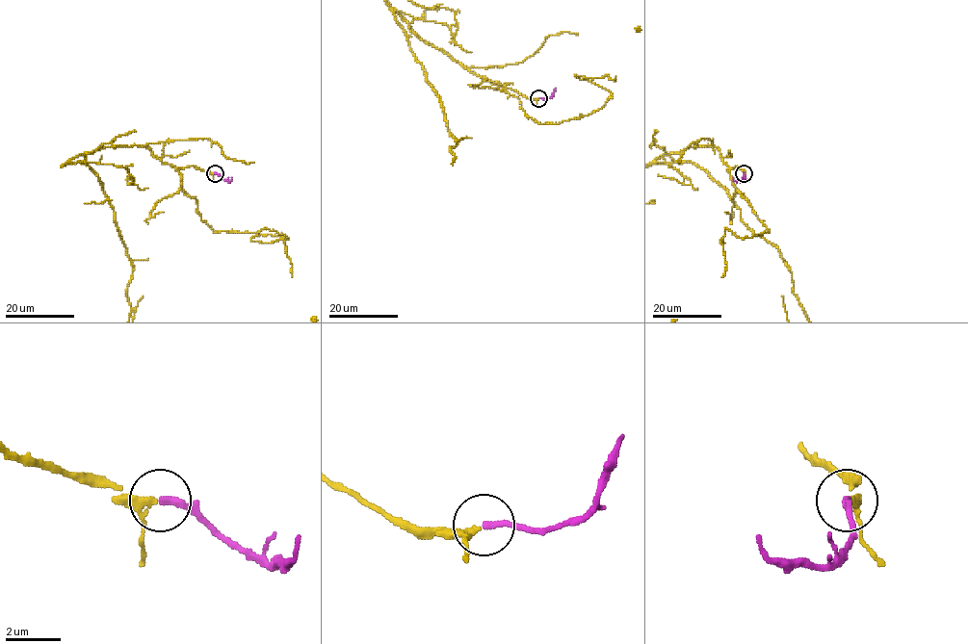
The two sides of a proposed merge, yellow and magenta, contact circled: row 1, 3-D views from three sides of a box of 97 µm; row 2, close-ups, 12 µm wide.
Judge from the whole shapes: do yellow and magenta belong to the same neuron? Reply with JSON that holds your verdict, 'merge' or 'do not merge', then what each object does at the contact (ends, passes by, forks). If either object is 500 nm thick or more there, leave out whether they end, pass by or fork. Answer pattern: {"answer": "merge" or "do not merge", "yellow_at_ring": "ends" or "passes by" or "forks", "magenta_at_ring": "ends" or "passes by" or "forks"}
{"answer": "merge", "yellow_at_ring": "passes by", "magenta_at_ring": "ends"}

